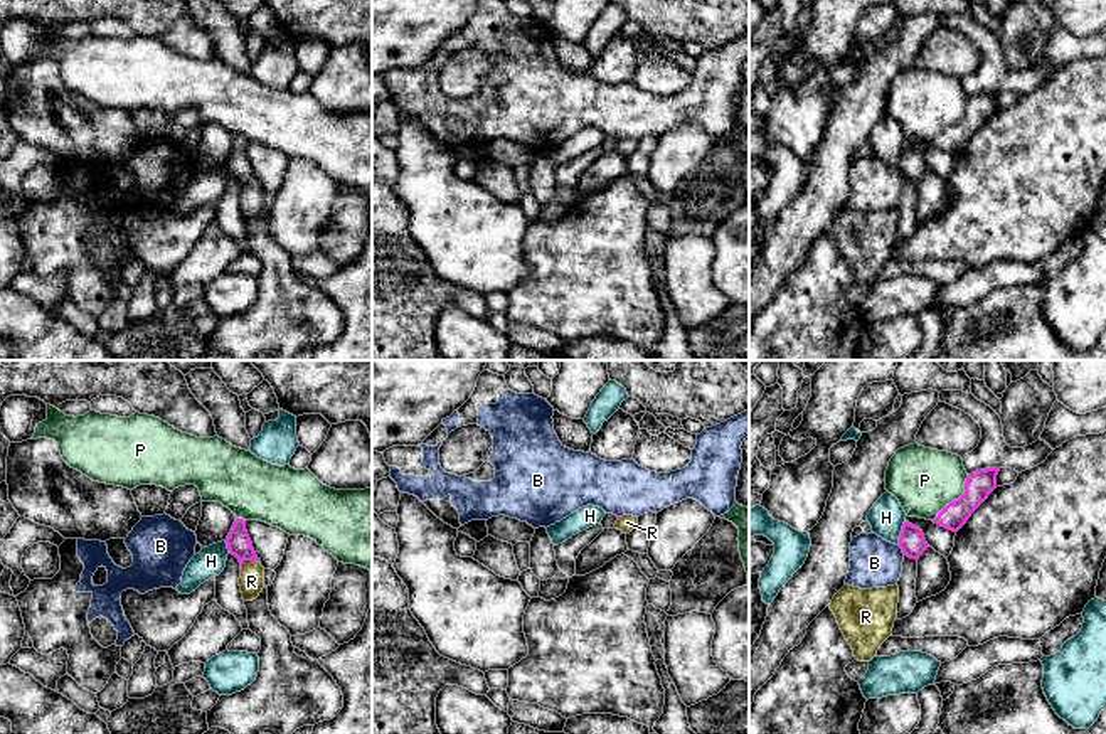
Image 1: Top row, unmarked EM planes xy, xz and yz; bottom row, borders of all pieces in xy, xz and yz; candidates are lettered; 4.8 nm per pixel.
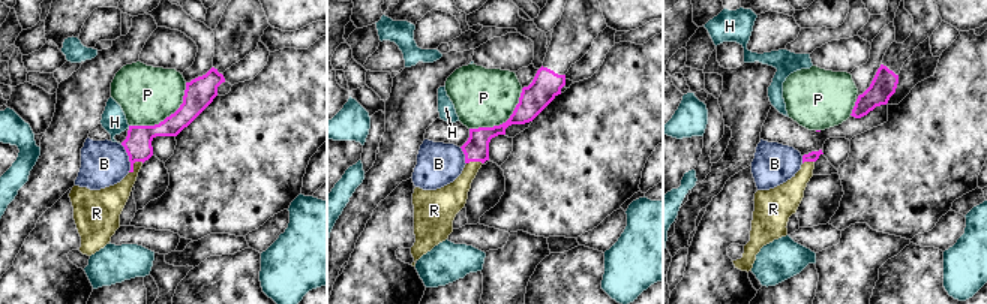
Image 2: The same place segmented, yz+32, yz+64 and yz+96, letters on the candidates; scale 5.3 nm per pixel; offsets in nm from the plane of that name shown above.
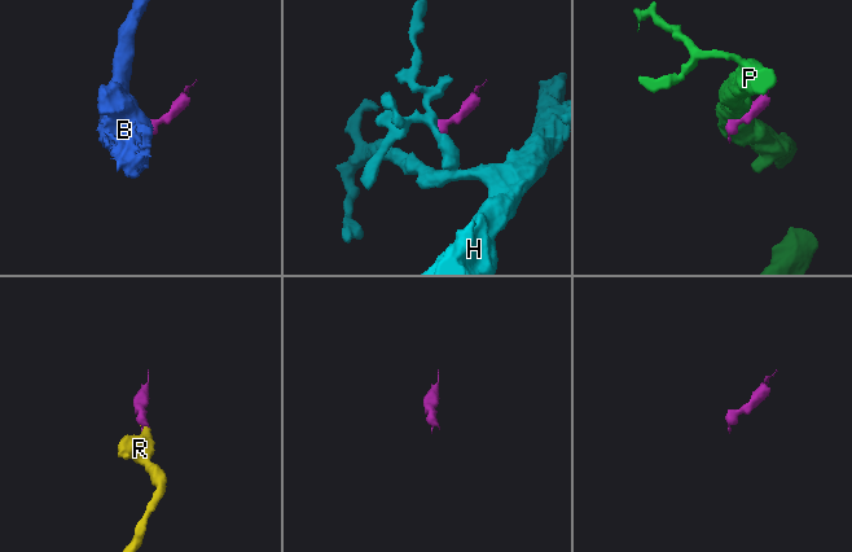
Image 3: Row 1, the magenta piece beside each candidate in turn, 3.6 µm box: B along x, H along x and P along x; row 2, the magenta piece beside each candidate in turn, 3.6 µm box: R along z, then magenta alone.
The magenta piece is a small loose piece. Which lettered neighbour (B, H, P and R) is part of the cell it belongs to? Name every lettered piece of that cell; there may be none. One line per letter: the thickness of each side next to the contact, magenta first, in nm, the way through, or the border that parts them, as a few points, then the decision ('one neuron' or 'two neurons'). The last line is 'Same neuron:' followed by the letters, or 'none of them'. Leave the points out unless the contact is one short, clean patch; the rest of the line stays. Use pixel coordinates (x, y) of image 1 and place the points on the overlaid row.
B: 120 nm thick on the magenta side, 240 nm on the other; border along yz (898, 546), (904, 554); two neurons
H: 120 nm thick on the magenta side, 170 nm on the other; border along yz (904, 521), (898, 544); two neurons
P: 130 nm thick on the magenta side, 320 nm on the other; border along yz (968, 475), (963, 492), (933, 521); two neurons
R: 120 nm thick on the magenta side, 120 nm on the other; runs through xy (238, 541), (246, 559), (251, 568), (251, 581); one neuron
Same neuron: R

